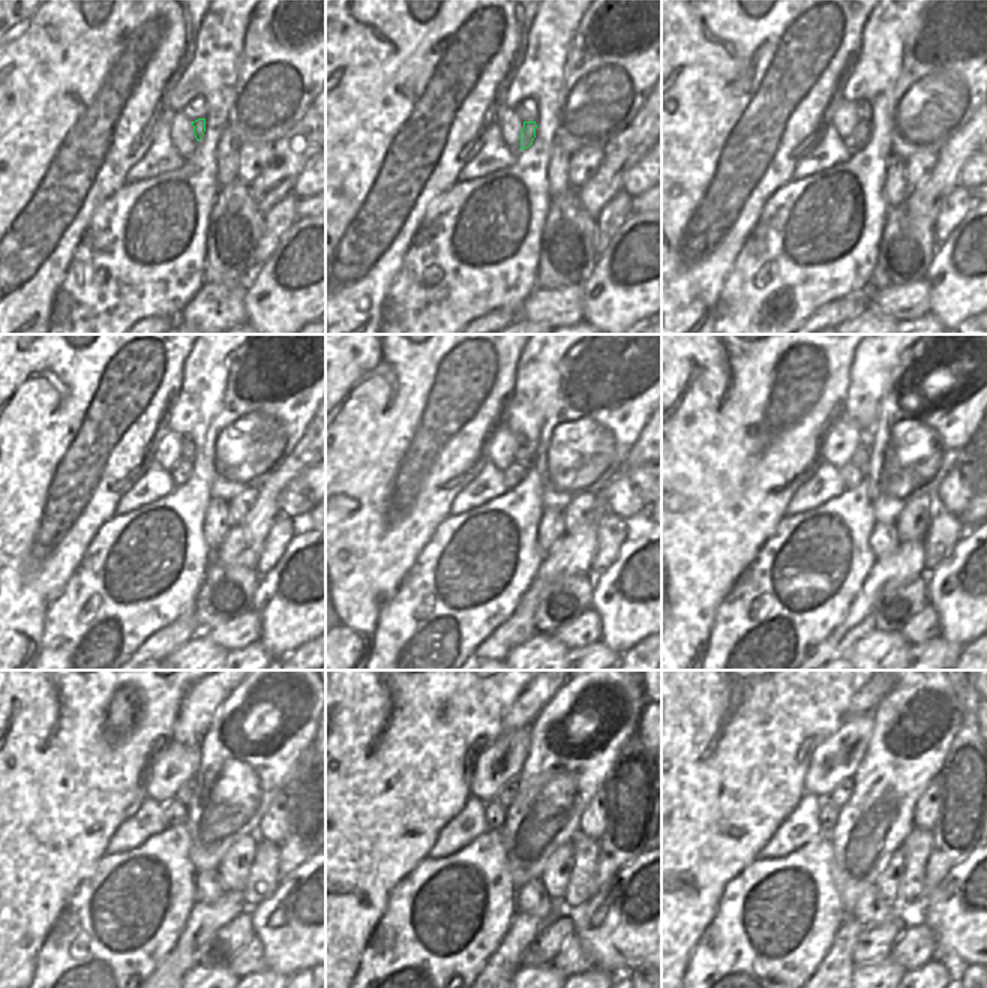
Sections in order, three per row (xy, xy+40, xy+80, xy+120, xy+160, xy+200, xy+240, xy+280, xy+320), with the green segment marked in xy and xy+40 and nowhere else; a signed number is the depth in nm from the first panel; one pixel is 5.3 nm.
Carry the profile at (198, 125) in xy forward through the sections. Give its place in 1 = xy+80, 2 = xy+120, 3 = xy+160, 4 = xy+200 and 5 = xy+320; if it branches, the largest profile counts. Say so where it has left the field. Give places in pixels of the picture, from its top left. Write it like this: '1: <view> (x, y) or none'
1: xy+80 (863, 129)
2: xy+120 (180, 473)
3: xy+160 (513, 476)
4: xy+200 (851, 476)
5: xy+320 (828, 813)

